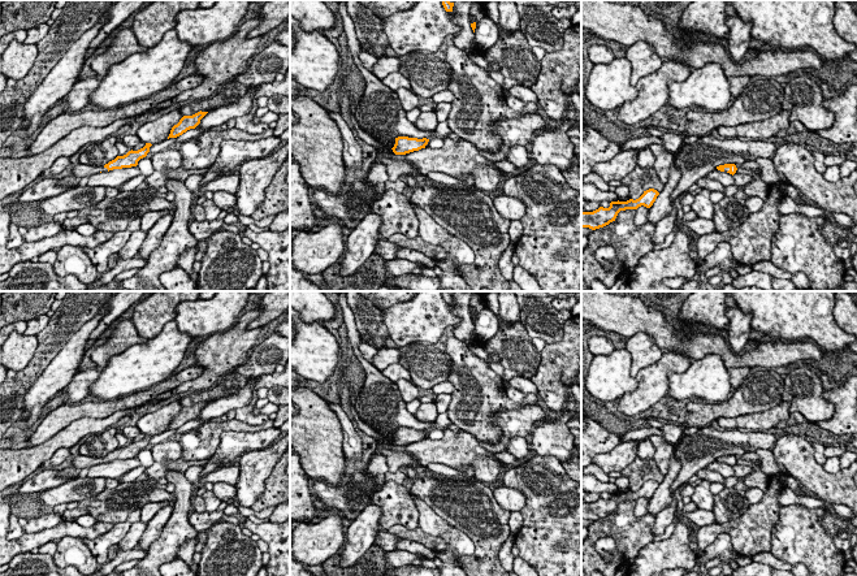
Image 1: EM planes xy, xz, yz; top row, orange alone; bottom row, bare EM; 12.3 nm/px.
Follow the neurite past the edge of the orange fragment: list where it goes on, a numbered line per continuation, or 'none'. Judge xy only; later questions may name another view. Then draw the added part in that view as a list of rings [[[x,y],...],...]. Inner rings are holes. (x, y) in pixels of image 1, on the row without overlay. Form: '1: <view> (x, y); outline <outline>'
1: xy (79, 462); outline [[[78,455],[72,460],[69,469],[81,471],[83,468],[90,468],[100,463],[108,463],[108,460],[104,458],[91,458],[91,456]]]

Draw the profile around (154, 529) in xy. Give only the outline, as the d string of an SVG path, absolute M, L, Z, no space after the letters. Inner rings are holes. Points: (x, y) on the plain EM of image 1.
M174 497L169 501L169 504L163 507L147 524L146 530L143 532L142 537L139 538L138 546L143 550L148 550L152 542L155 542L165 527L166 521L169 520L174 506Z

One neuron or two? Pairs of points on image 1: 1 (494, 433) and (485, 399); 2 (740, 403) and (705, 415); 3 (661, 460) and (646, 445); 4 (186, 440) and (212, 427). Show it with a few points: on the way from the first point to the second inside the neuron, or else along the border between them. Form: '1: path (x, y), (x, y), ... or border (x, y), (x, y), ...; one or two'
1: path (487, 425), (485, 407); one
2: path (731, 407), (714, 411); one
3: border (646, 438), (653, 446), (654, 457); two
4: path (193, 440), (199, 440), (206, 433); one

